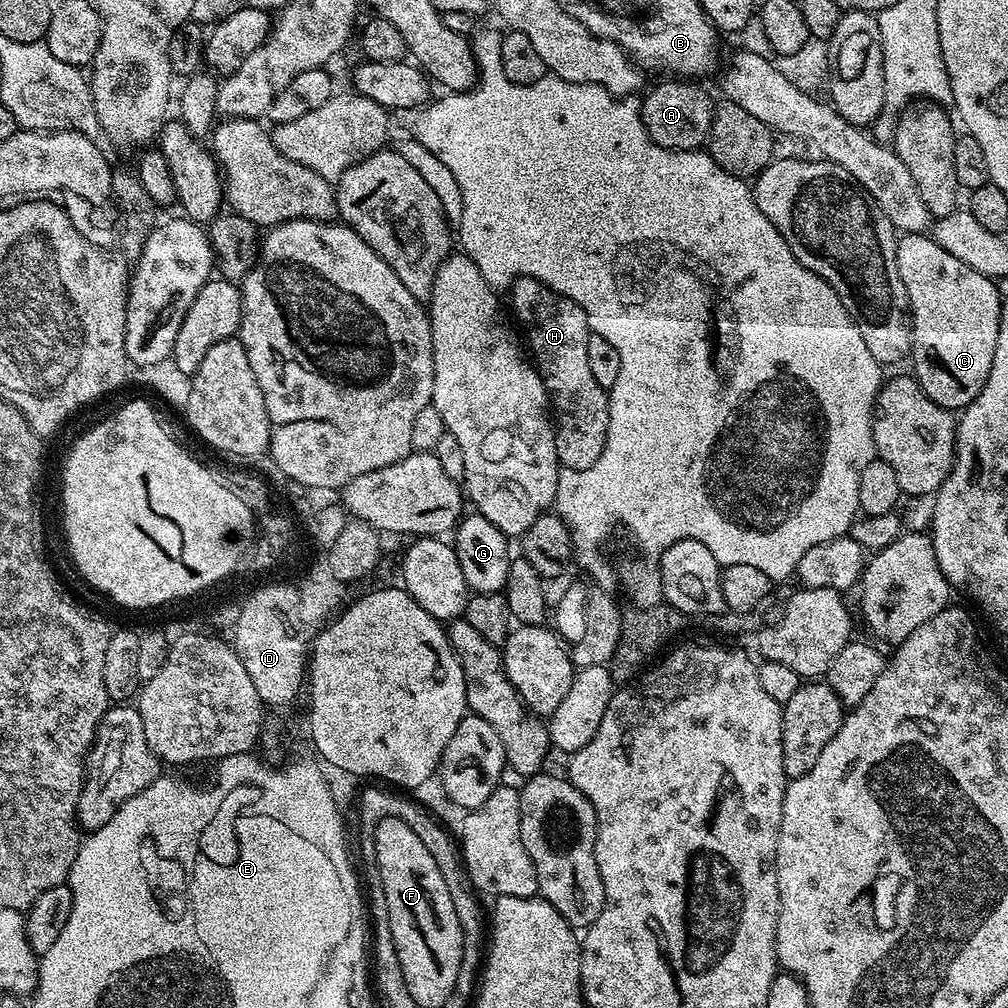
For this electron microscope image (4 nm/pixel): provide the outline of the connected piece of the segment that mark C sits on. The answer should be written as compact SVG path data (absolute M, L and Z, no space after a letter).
M909 232L897 239L896 261L902 286L906 286L912 318L910 365L912 364L914 379L938 406L962 410L974 402L974 398L978 398L994 362L1002 303L1000 292L996 289L997 281L991 276L978 274L978 270L970 270L966 262L958 262L954 254L946 254L946 250L942 250L942 246L938 246L931 235L919 232Z

